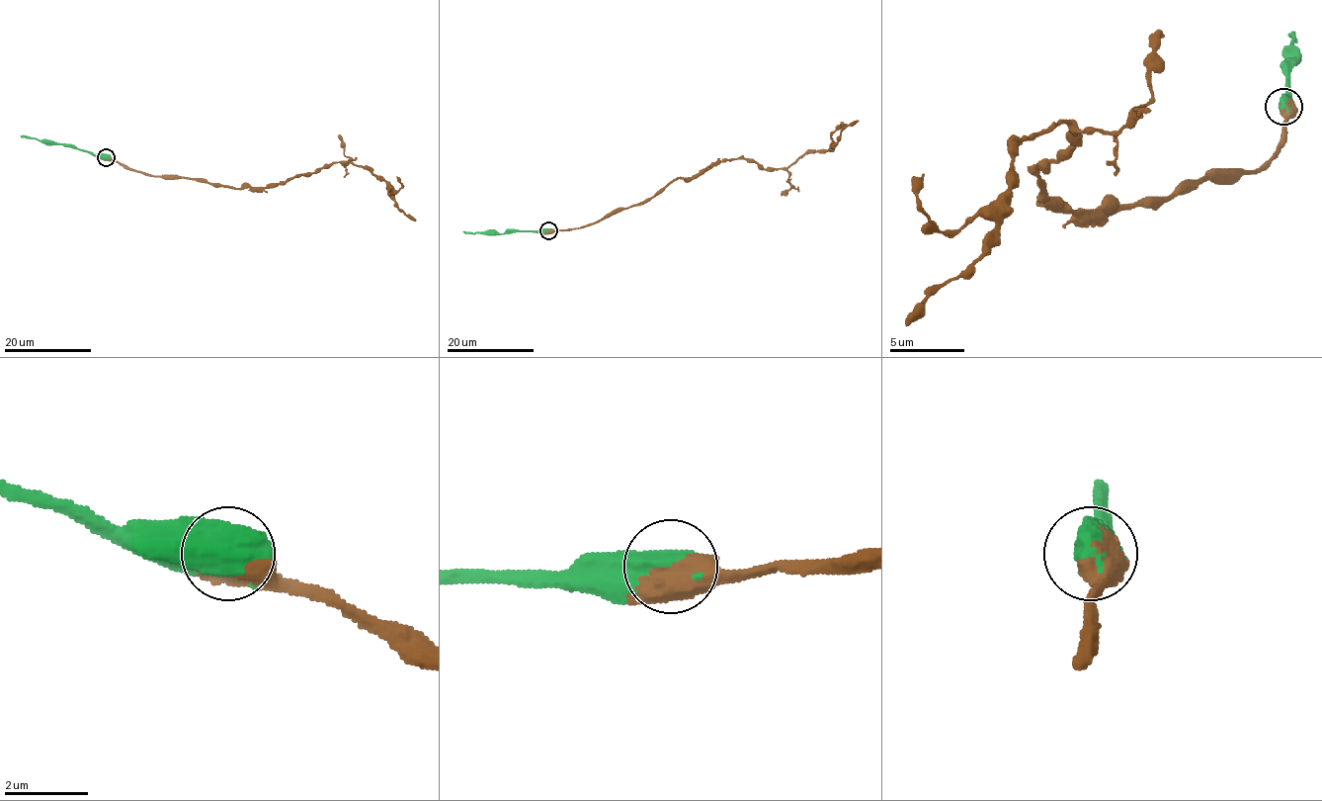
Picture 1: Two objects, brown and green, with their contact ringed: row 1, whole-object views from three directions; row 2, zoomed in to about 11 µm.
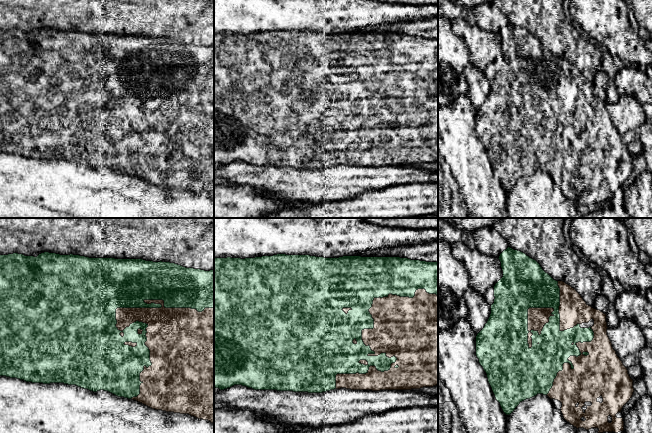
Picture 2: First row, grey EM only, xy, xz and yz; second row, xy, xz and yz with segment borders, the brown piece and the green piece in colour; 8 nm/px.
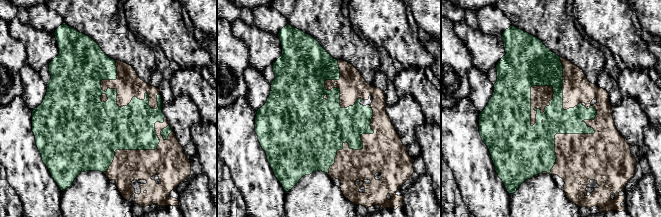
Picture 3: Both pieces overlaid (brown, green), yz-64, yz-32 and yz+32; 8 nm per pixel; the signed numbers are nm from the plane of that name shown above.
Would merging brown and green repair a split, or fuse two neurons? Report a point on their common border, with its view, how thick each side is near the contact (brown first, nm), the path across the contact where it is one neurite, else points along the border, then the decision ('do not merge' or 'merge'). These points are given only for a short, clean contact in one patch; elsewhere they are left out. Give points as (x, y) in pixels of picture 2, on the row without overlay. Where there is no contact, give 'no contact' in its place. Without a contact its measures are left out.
contact xy (116, 101); calibres 140 and 500 nm; merge

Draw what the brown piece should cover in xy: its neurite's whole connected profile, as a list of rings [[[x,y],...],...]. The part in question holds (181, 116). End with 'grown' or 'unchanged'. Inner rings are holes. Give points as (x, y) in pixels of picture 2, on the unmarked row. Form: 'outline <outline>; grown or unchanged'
outline [[[44,28],[37,33],[0,31],[0,152],[32,159],[64,159],[93,168],[108,167],[152,185],[189,190],[214,200],[214,45],[186,44],[143,35],[89,34]]]; grown

